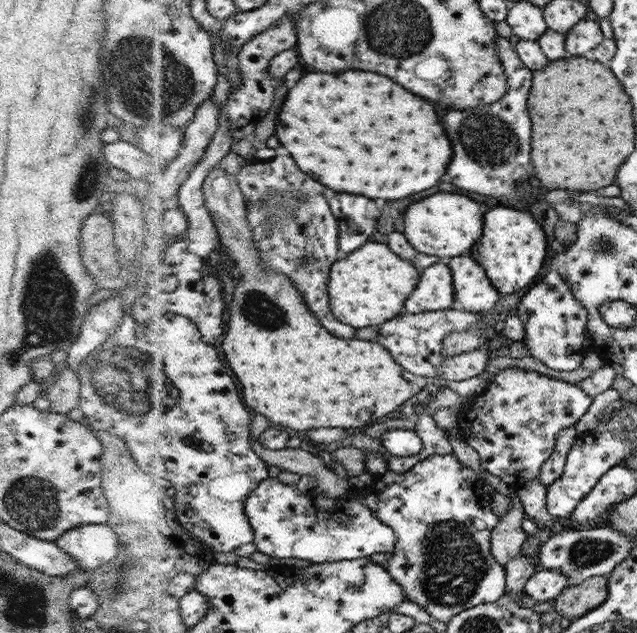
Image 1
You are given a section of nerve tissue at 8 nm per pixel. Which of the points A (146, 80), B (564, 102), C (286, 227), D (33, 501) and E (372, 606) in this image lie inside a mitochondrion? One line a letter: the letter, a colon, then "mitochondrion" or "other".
A: mitochondrion
B: other
C: mitochondrion
D: mitochondrion
E: other

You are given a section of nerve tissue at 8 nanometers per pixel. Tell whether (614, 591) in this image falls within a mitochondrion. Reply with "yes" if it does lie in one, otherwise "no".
no

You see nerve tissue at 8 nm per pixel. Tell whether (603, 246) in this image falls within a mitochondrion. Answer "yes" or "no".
yes

